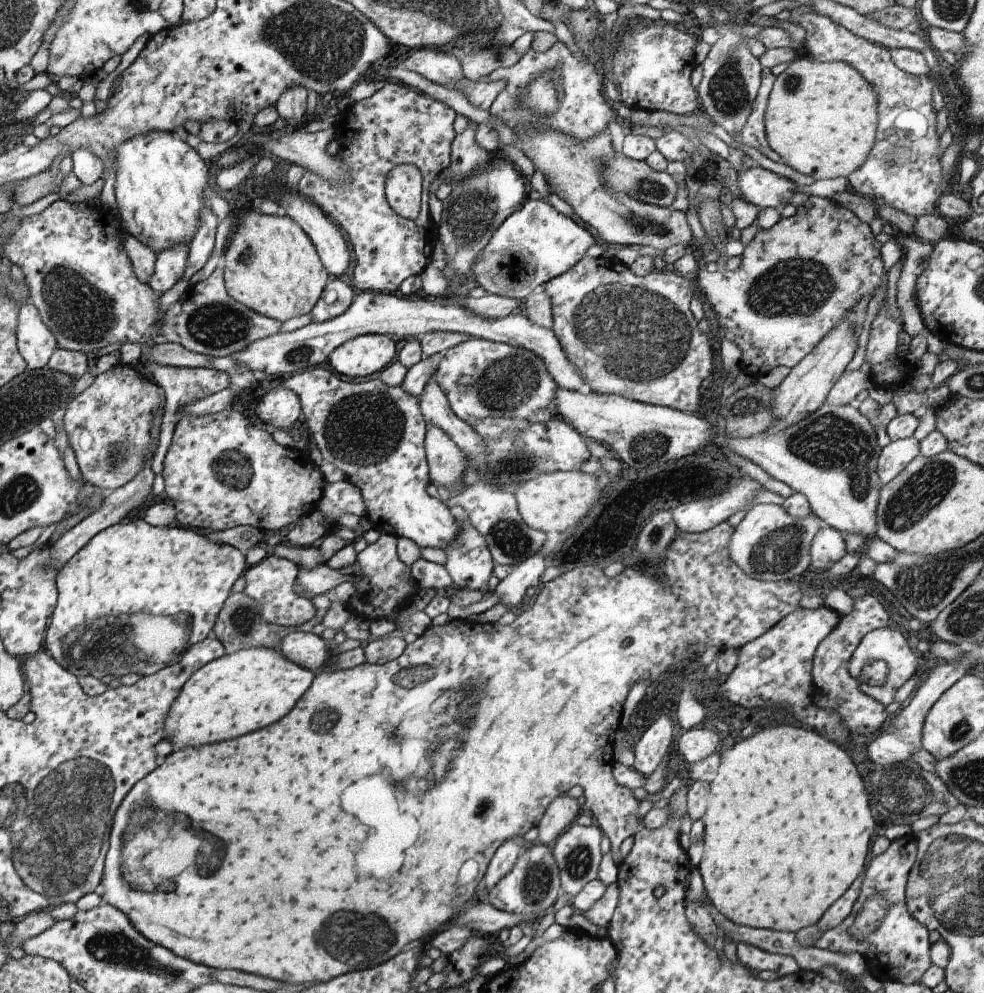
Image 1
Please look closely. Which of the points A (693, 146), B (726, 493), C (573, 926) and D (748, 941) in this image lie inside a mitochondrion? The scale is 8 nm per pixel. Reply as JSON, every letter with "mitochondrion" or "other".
{"A":"other","B":"other","C":"other","D":"other"}

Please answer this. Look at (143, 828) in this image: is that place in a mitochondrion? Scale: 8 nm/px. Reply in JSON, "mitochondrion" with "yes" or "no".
{"mitochondrion":"yes"}

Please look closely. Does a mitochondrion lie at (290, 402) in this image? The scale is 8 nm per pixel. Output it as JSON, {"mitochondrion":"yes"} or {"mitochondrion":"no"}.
{"mitochondrion":"no"}

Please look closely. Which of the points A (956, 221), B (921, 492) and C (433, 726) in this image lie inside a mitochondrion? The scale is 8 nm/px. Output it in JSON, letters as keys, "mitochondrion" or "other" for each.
{"A":"other","B":"mitochondrion","C":"mitochondrion"}

